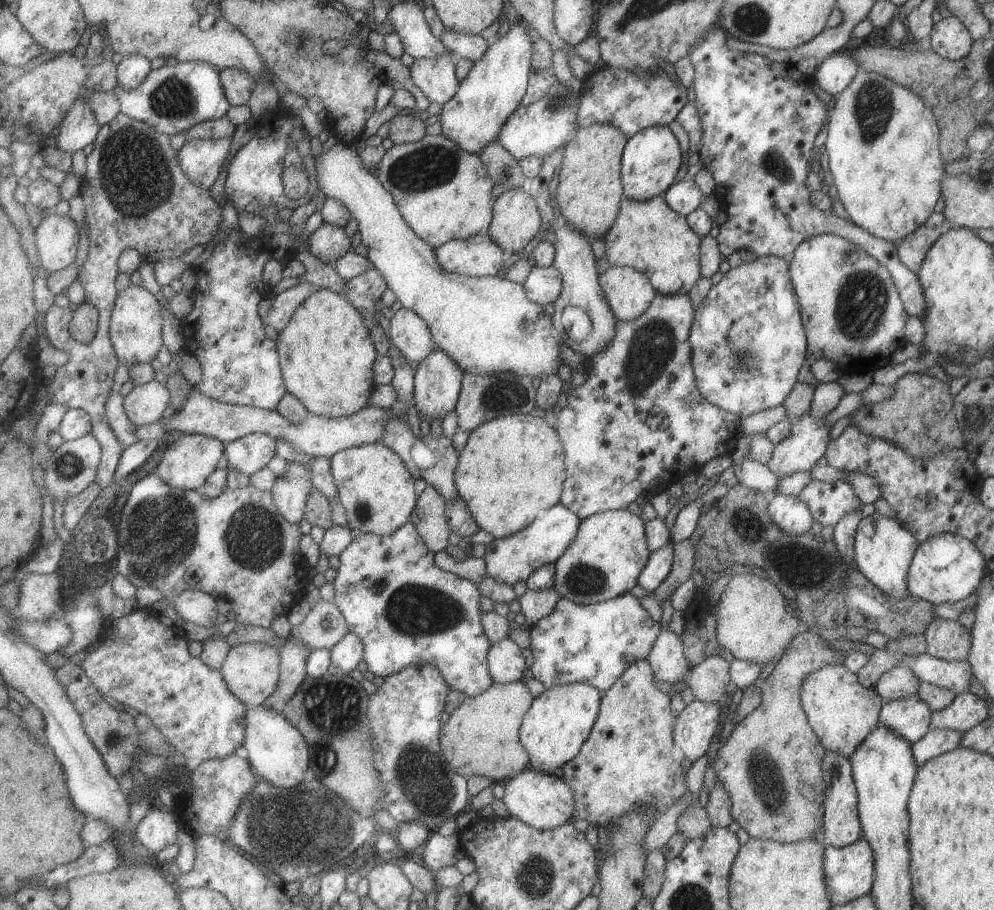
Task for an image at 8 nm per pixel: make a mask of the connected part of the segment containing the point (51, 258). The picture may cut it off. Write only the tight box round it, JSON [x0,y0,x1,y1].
[36,212,79,272]

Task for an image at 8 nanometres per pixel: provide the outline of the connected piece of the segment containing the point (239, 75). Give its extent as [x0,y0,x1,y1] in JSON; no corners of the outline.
[220,68,258,105]

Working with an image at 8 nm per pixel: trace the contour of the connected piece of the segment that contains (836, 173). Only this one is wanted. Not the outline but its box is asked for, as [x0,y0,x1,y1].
[823,69,945,244]

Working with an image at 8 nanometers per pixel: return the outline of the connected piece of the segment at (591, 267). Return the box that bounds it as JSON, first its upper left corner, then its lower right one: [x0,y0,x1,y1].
[550,218,615,357]

